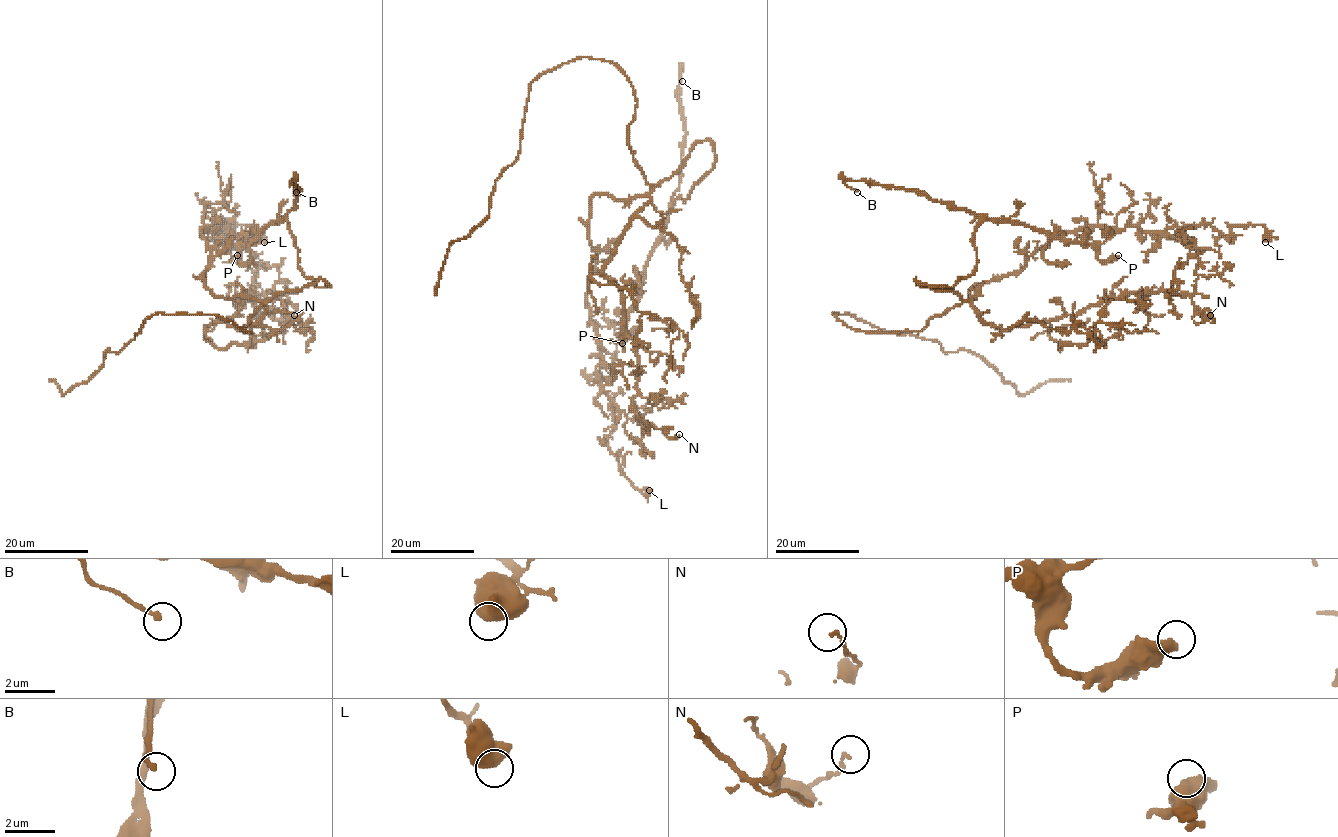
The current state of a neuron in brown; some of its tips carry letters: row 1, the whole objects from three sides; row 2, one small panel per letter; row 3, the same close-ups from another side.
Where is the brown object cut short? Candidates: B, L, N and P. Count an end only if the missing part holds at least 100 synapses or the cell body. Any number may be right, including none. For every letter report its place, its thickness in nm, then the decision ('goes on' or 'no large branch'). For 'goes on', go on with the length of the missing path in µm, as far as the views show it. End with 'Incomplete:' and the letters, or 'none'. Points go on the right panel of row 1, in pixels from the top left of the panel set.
B: place (857, 192); calibre 160 nm; no large branch
L: place (1265, 242); calibre 700 nm; no large branch
N: place (1210, 315); calibre 130 nm; no large branch
P: place (1118, 255); calibre 600 nm; no large branch
Incomplete: none

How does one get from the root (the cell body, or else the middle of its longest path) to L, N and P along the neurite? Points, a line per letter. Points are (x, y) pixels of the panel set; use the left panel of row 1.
L: (249, 316), (266, 302), (205, 287), (201, 230), (227, 224), (229, 237), (232, 225), (251, 225), (264, 242)
N: (249, 316), (266, 302), (242, 328), (218, 321), (237, 315), (251, 291), (276, 318), (294, 315)
P: (249, 316), (277, 293), (319, 279), (328, 286), (301, 272), (285, 220), (237, 255)

